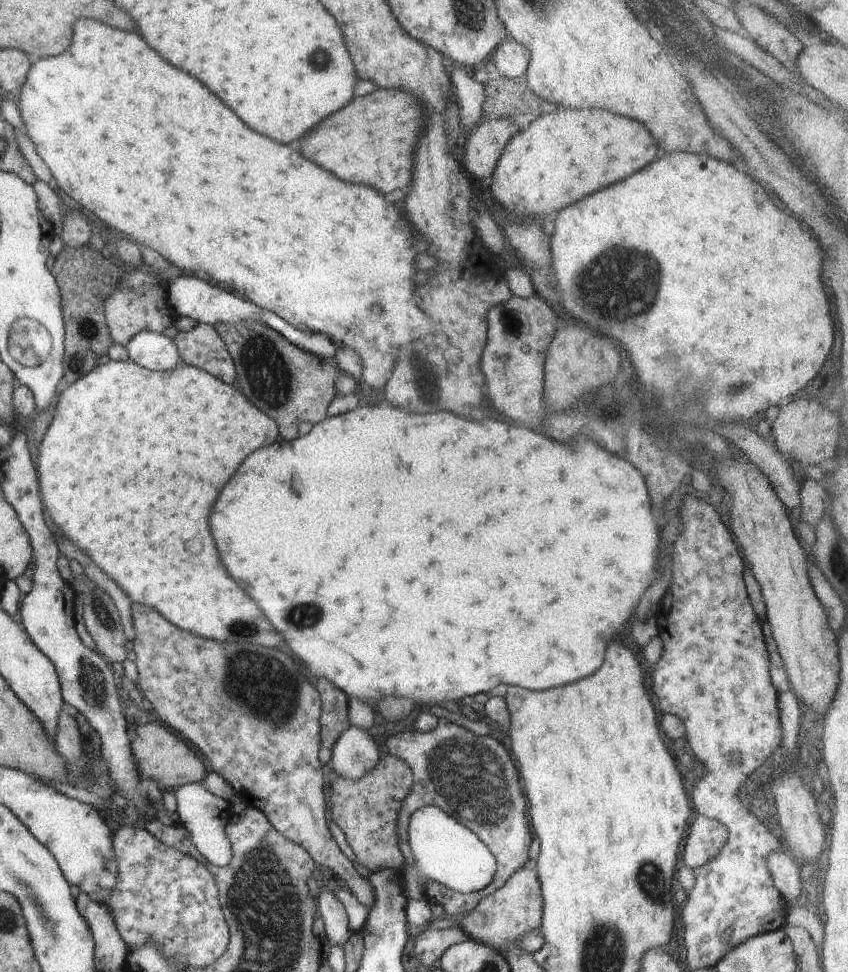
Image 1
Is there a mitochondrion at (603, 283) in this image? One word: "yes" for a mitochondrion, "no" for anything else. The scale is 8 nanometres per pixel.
yes

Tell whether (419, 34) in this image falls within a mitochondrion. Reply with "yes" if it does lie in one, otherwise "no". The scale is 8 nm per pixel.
no

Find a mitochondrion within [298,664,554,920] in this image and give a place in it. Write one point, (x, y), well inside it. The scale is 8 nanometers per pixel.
(472, 778)

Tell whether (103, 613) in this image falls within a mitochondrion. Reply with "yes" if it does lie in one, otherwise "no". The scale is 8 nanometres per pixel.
yes

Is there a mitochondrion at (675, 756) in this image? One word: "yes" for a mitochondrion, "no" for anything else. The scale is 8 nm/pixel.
no

